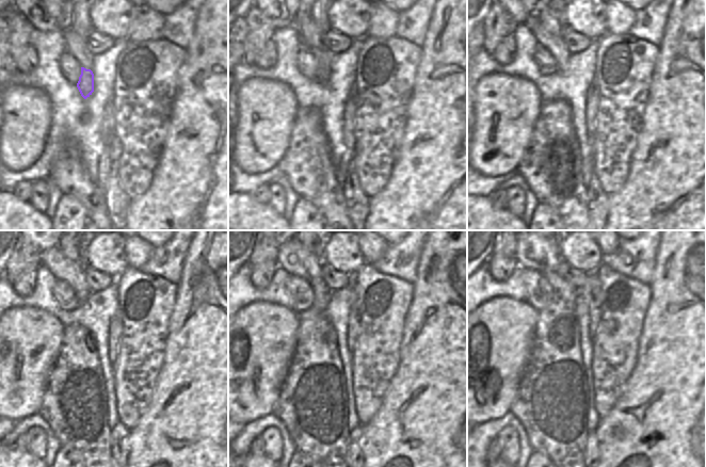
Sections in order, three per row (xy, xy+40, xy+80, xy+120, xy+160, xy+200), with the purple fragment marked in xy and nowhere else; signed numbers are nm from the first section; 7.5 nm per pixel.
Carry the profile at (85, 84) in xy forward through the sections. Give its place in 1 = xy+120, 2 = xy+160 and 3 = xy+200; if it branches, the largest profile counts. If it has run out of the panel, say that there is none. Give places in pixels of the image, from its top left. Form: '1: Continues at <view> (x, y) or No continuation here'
1: Continues at xy+120 (64, 269)
2: Continues at xy+160 (298, 260)
3: Continues at xy+200 (533, 252).

